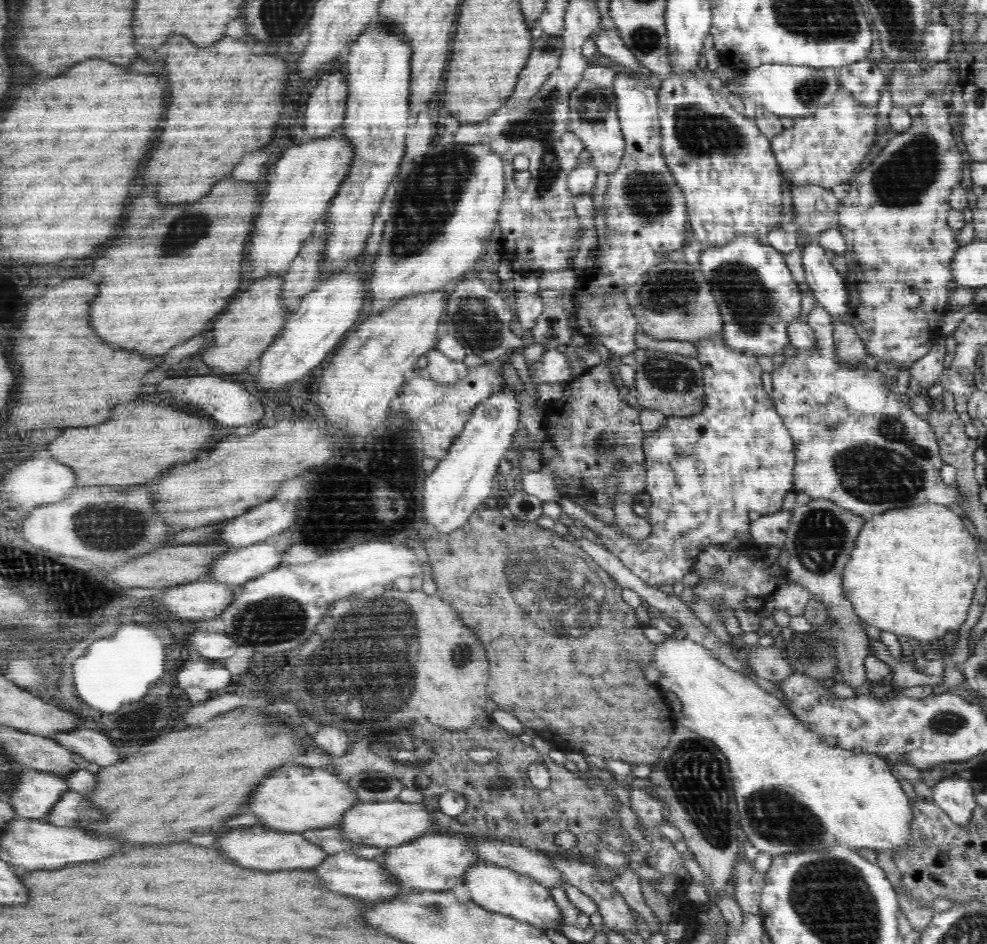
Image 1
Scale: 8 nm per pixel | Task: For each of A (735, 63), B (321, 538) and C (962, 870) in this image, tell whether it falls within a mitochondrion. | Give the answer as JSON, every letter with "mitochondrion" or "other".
{"A":"other","B":"other","C":"other"}

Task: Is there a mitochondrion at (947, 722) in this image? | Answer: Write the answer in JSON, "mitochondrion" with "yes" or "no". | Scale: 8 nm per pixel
{"mitochondrion":"yes"}

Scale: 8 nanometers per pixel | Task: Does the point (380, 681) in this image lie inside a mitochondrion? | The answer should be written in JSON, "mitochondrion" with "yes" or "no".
{"mitochondrion":"yes"}

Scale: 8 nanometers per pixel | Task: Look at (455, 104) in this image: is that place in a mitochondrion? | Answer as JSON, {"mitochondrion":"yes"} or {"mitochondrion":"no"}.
{"mitochondrion":"no"}

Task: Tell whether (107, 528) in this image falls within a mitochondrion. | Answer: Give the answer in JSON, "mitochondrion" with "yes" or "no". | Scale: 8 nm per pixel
{"mitochondrion":"yes"}

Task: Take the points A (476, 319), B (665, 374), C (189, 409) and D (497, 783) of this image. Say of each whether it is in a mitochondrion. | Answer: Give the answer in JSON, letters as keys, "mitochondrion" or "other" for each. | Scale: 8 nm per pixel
{"A":"mitochondrion","B":"mitochondrion","C":"other","D":"mitochondrion"}

